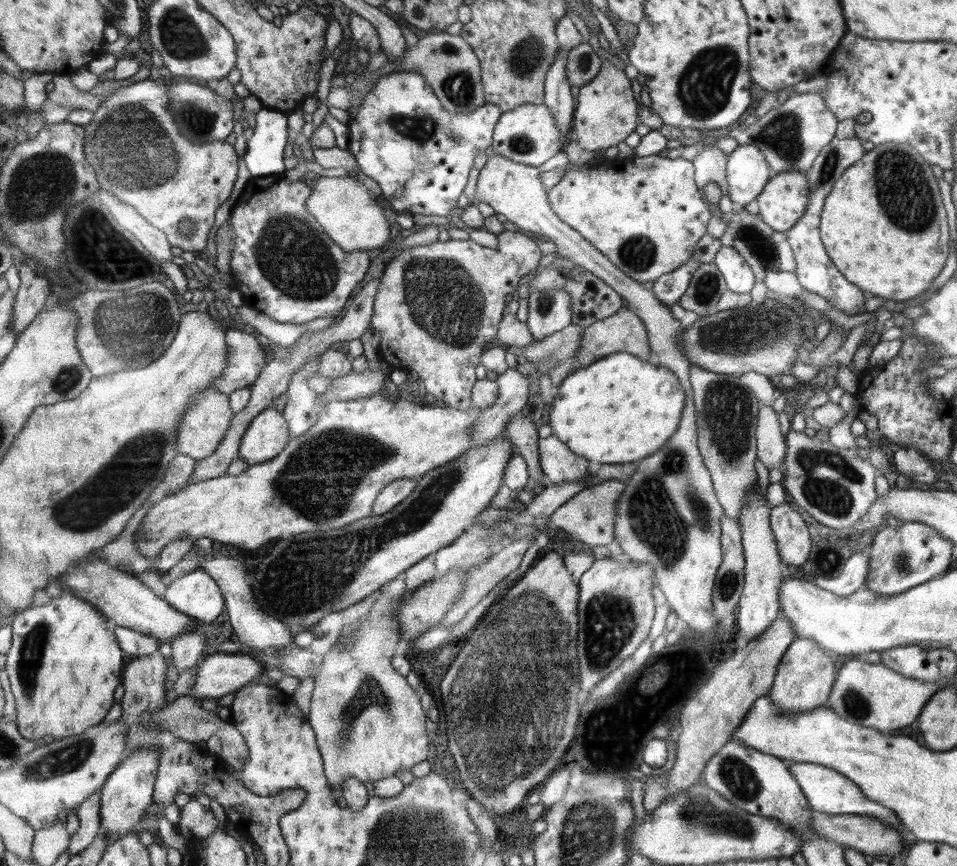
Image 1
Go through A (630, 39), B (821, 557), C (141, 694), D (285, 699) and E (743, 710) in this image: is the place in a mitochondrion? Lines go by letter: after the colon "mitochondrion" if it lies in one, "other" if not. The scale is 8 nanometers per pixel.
A: other
B: other
C: other
D: other
E: other

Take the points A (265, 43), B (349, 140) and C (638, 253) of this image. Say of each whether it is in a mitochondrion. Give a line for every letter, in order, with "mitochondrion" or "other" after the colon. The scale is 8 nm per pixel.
A: other
B: other
C: mitochondrion

